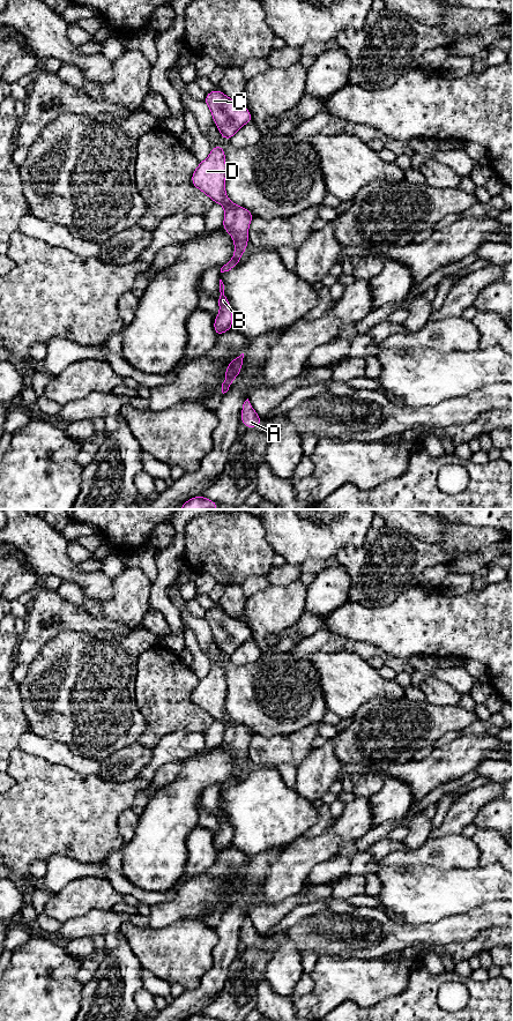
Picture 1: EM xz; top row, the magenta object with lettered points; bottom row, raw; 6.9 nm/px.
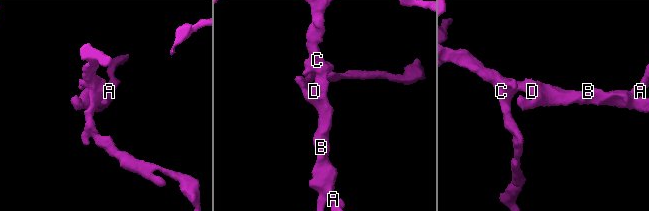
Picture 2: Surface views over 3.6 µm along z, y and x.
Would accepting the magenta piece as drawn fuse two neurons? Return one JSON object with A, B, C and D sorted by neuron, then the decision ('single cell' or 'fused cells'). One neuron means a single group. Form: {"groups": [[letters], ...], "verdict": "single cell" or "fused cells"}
{"groups": [["A", "B", "C", "D"]], "verdict": "single cell"}

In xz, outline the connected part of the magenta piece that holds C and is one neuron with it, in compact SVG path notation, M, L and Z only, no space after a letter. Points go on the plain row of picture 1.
M222 608L207 611L205 618L210 626L221 654L229 657L247 640L253 638L251 629L239 619L229 616Z

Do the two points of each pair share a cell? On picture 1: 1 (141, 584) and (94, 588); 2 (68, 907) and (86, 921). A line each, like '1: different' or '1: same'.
1: different
2: different

